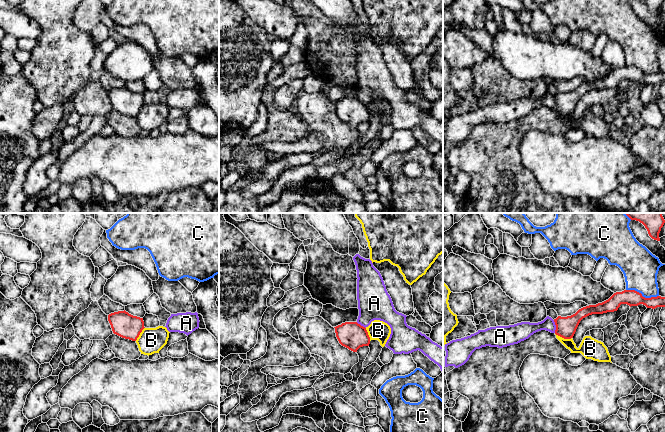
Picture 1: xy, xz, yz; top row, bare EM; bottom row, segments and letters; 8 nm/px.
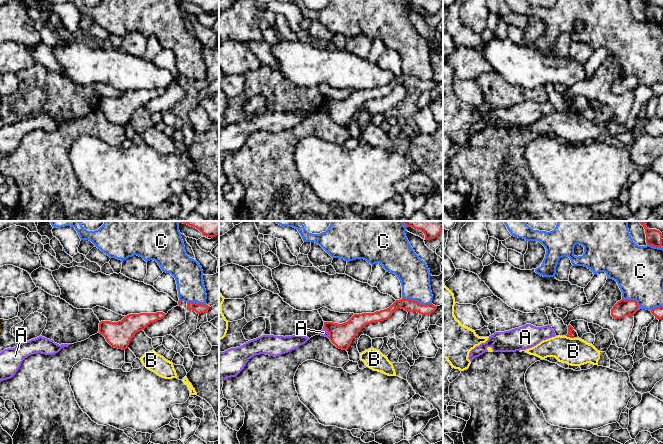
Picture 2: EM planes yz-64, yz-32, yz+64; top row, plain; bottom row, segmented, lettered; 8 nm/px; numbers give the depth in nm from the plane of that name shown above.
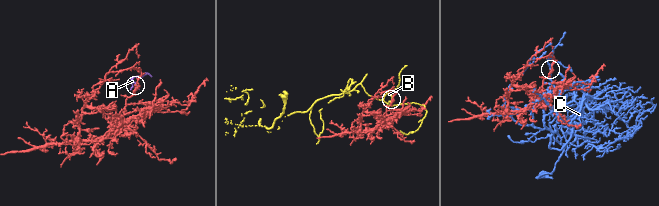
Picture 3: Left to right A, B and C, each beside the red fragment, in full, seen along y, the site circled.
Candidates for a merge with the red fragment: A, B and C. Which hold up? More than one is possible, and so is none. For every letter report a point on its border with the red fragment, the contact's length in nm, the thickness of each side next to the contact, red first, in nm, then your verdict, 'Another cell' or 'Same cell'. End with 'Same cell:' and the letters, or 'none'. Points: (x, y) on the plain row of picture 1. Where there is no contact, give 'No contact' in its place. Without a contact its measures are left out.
A: Touches red at yz (556, 102). Shared border 110 nm. Thickness 160 nm (red) against 130 nm. Another cell
B: Touches red at yz (563, 113). Shared border 140 nm. Thickness 160 nm (red) against 170 nm. Another cell
C: Touches red at yz (641, 71). Shared border 280 nm. Thickness 130 nm (red) against 300 nm. Another cell
Same cell: none

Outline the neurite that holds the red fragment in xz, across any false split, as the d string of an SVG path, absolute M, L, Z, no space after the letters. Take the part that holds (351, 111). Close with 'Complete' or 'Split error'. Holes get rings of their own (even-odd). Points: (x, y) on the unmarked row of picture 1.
M345 98L334 104L339 119L353 128L370 120L366 104L357 98Z. Complete

